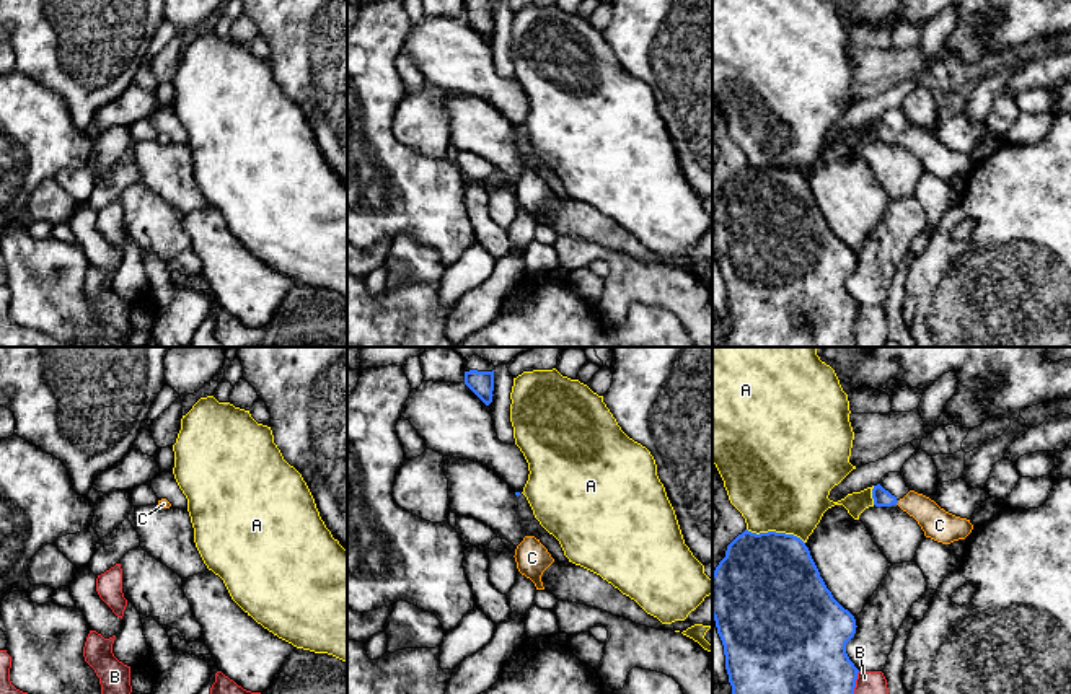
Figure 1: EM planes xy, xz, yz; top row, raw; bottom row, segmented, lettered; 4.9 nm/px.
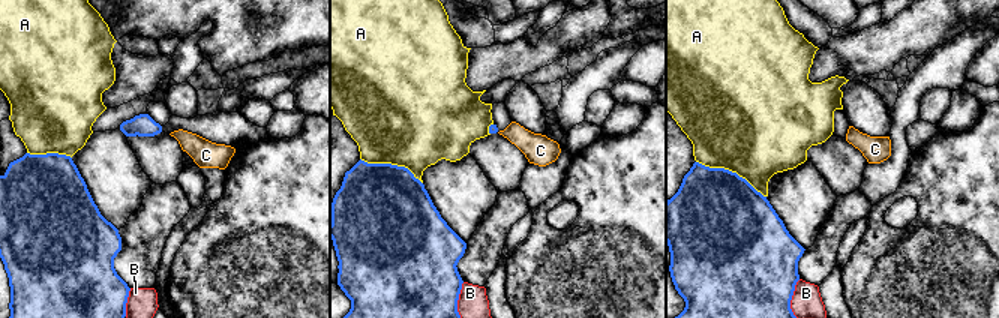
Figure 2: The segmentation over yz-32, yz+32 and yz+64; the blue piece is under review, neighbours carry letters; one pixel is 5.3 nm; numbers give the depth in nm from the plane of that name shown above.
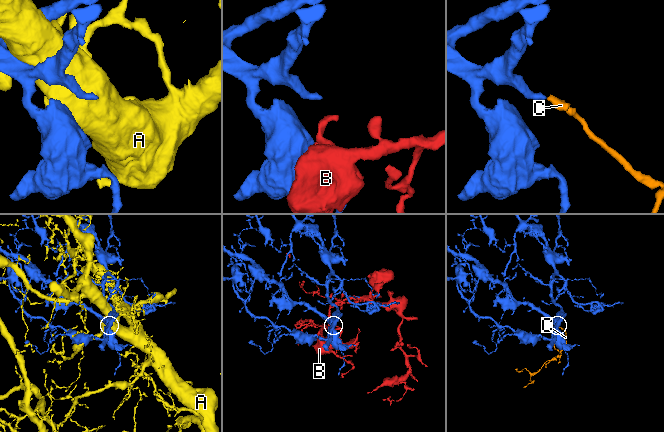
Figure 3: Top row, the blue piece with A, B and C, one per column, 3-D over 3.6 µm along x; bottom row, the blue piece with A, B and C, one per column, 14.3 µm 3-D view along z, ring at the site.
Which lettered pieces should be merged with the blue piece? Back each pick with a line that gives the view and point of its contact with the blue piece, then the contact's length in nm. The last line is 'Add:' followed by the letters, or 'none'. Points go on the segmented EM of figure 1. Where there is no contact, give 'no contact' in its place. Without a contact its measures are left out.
C: meets blue in yz at (897, 502); contact 30 nm long
Add: C

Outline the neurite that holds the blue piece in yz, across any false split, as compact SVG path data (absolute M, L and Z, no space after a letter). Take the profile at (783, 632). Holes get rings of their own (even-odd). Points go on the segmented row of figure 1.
M745 529L712 573L712 617L724 645L732 694L854 694L859 670L846 653L856 619L826 588L805 542L786 533Z

